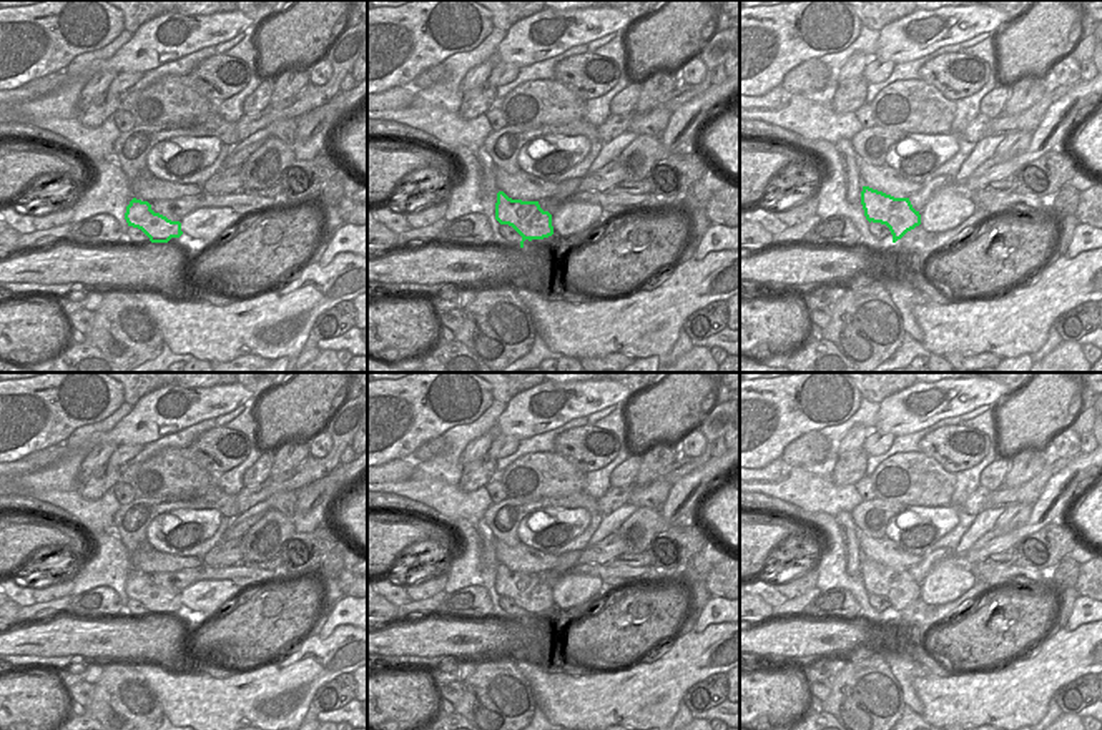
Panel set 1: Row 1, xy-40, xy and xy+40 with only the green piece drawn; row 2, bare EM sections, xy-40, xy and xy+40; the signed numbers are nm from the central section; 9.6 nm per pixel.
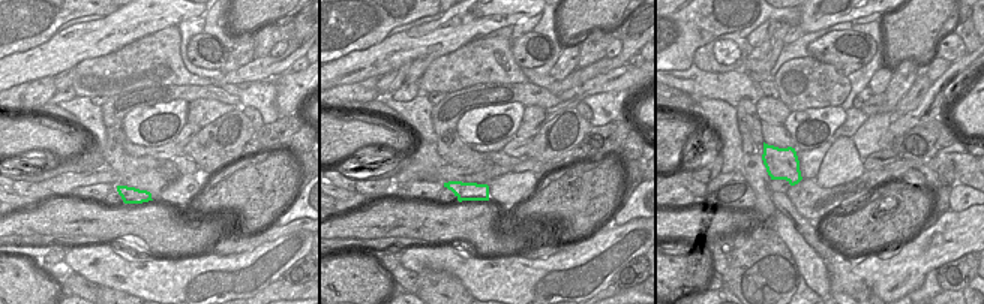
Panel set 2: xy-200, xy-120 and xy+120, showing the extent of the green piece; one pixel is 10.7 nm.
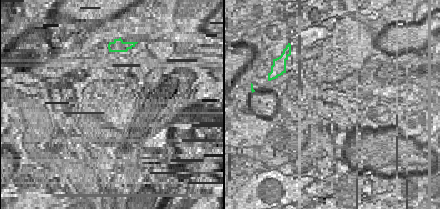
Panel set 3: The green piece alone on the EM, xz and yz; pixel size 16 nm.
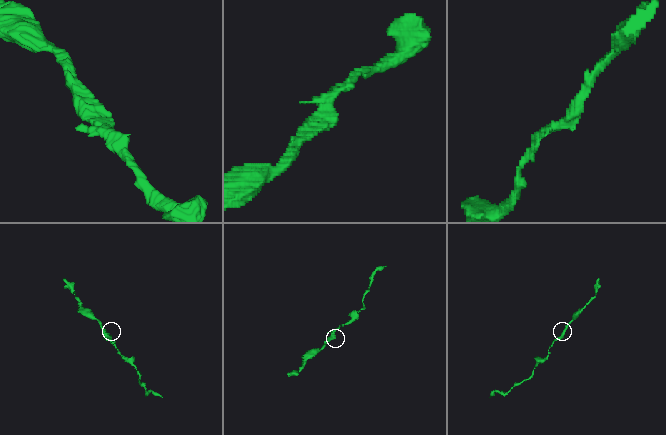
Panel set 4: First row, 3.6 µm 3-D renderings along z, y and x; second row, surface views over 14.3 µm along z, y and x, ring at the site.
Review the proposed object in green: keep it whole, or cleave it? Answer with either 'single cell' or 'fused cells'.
fused cells

